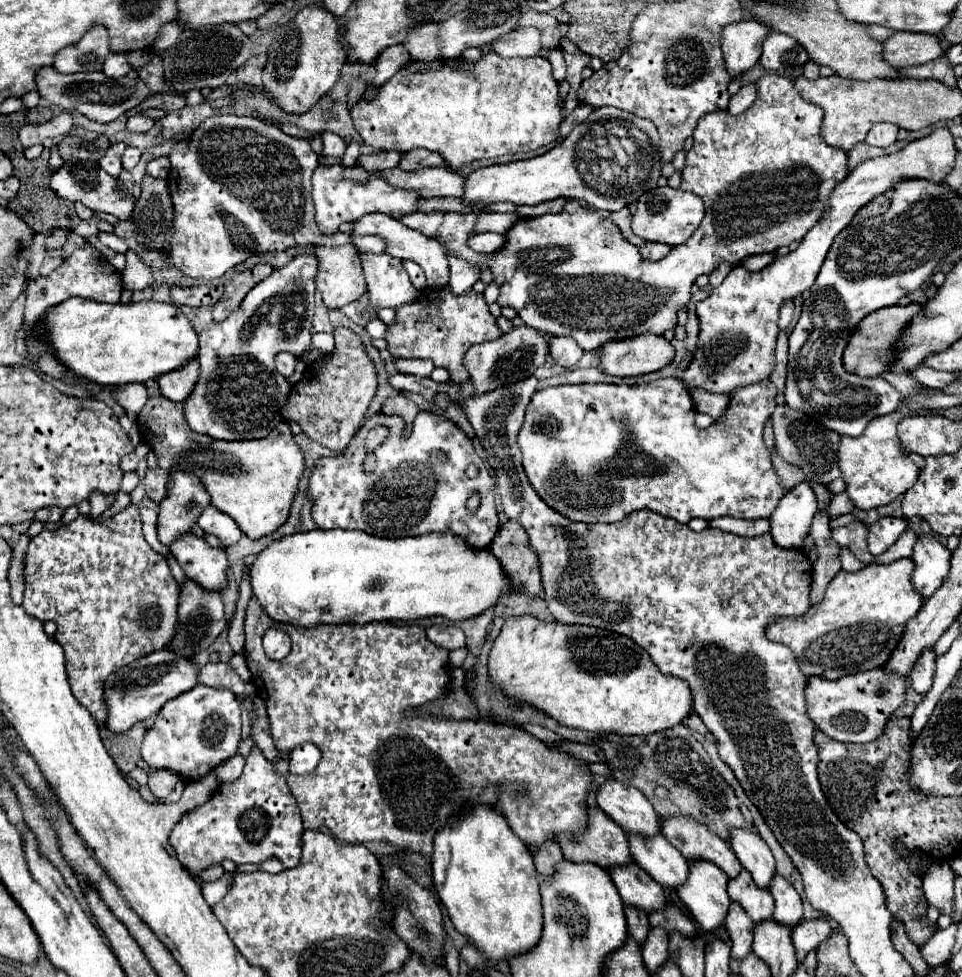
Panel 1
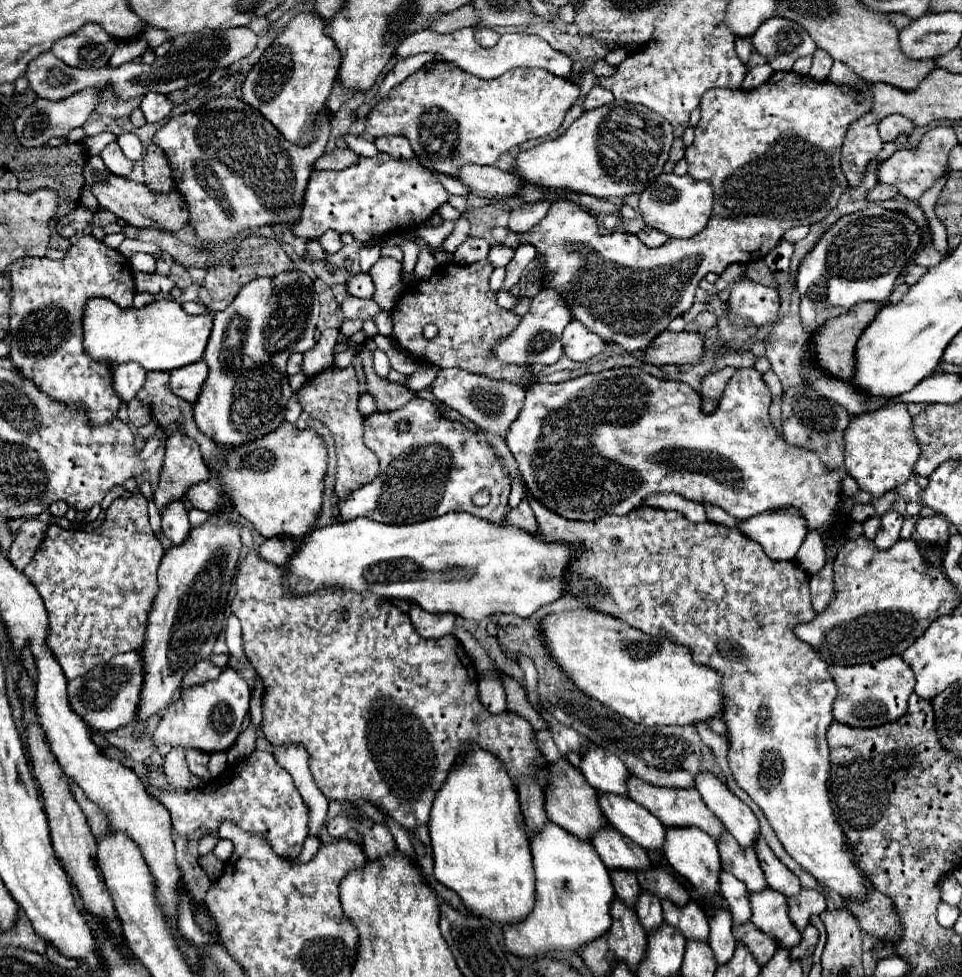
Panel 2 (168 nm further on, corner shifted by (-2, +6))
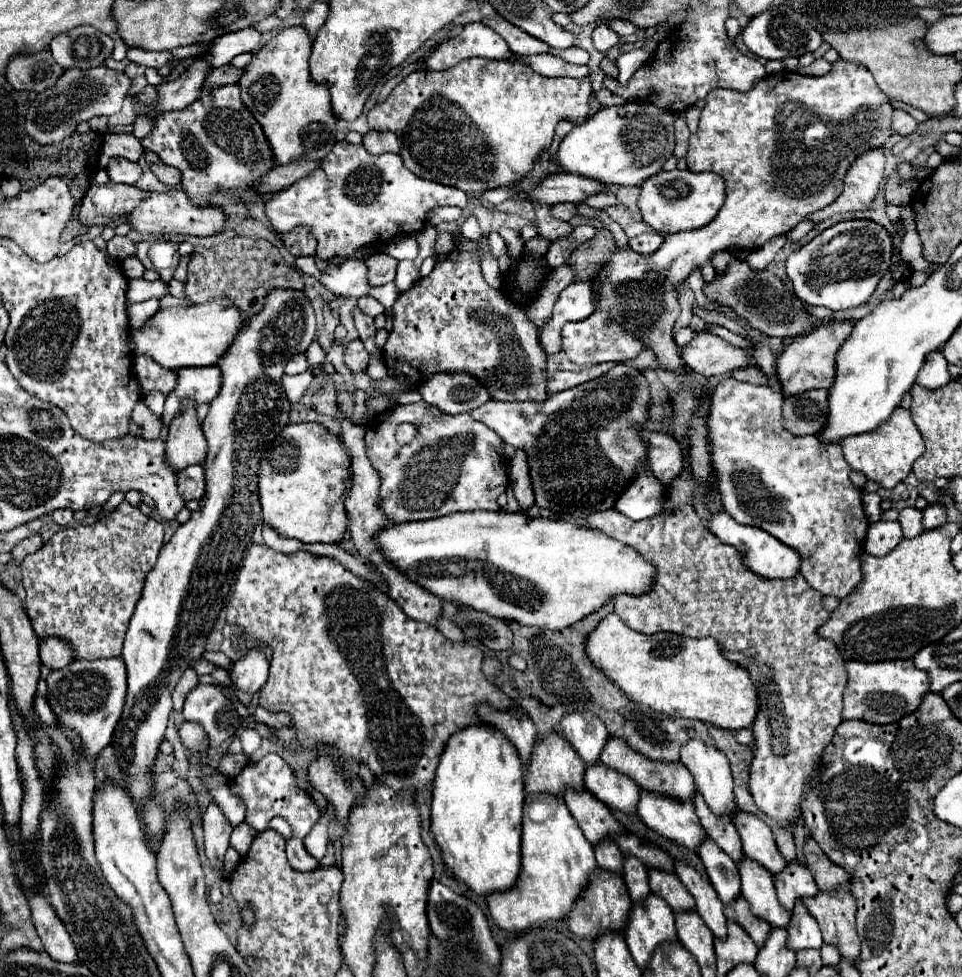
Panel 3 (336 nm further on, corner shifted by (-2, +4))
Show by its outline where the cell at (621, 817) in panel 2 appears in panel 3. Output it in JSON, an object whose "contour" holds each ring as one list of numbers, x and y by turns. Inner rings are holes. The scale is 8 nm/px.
{"contour":[[601,761,599,765,587,765,585,787,607,807,621,809,625,813,637,811,639,789,635,789,635,781,631,781,631,777,623,777,623,773,611,773,611,769]]}

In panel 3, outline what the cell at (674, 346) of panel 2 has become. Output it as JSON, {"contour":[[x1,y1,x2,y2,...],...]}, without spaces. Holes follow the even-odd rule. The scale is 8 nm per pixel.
{"contour":[[697,333,693,341,683,347,681,359,687,367,705,377,729,375,735,369,745,369,753,365,751,353,727,343,713,333]]}

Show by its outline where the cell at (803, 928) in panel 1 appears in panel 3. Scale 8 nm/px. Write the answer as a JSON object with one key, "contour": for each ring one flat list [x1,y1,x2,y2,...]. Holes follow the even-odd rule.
{"contour":[[789,861,783,867,783,873,773,875,773,883,777,889,779,901,787,911,791,911,795,899,805,897,805,895,817,895,819,891,813,881,811,871,799,861]]}

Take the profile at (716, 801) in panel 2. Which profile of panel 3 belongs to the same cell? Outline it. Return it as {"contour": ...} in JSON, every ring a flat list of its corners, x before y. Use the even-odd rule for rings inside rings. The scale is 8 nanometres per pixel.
{"contour":[[687,741,687,745,683,745,681,761,695,777,697,791,701,791,713,813,727,813,731,817,737,807,727,757,723,757,723,753,719,753,713,745]]}

